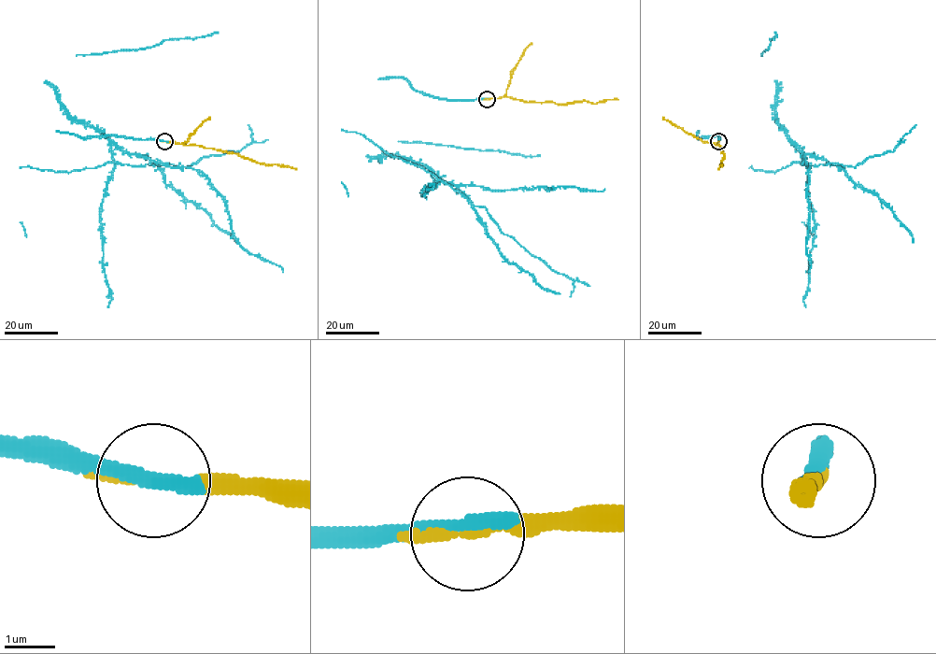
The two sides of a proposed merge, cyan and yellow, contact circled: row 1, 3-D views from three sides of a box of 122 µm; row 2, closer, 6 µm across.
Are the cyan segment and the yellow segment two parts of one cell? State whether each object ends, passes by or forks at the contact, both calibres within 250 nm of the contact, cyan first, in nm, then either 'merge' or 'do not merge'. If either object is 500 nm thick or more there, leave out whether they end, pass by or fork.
cyan ends there; yellow passes by; 420 nm thick on the cyan side, 150 nm on the other; merge

